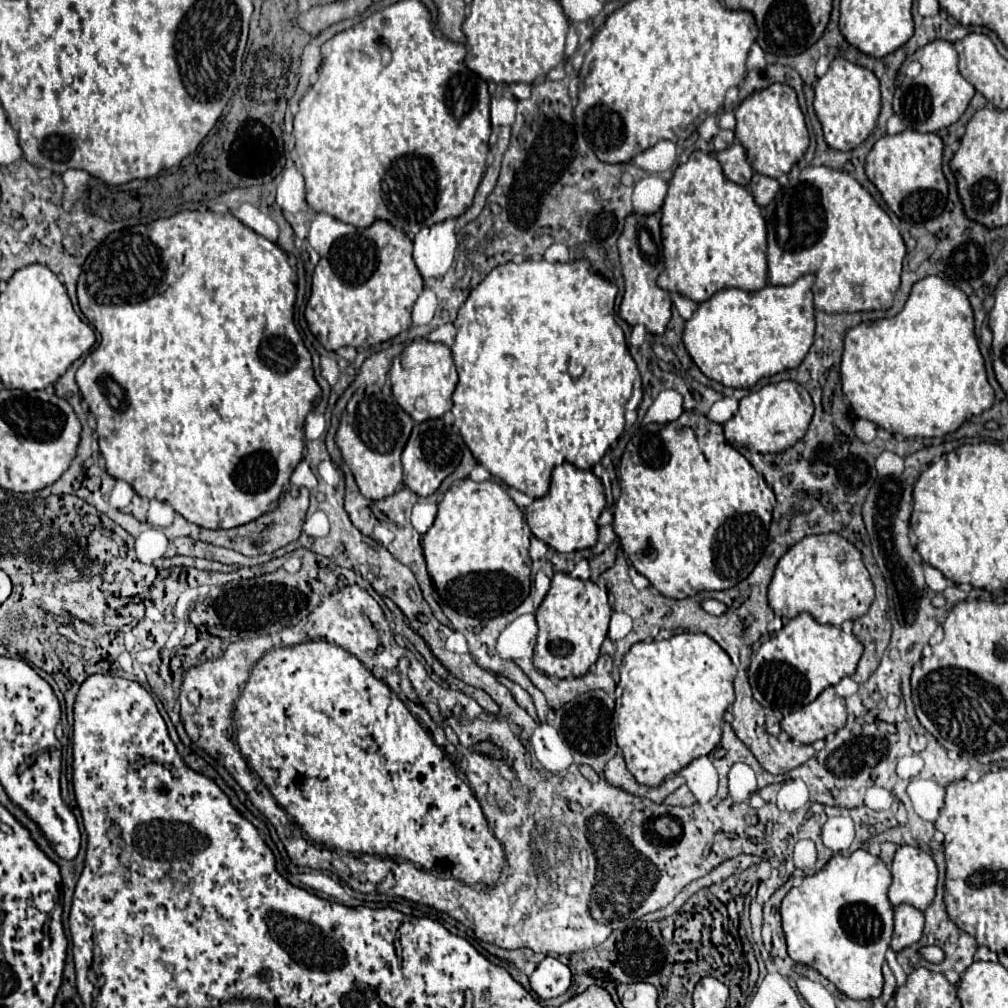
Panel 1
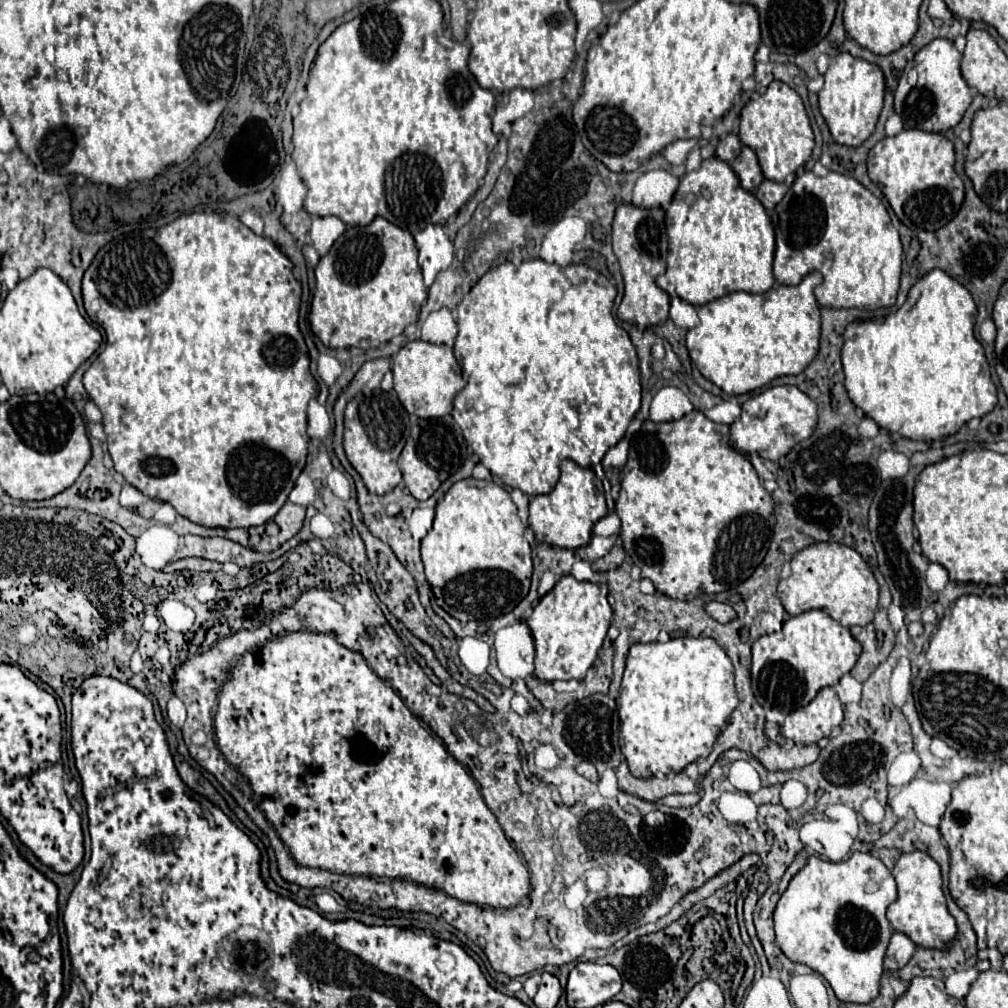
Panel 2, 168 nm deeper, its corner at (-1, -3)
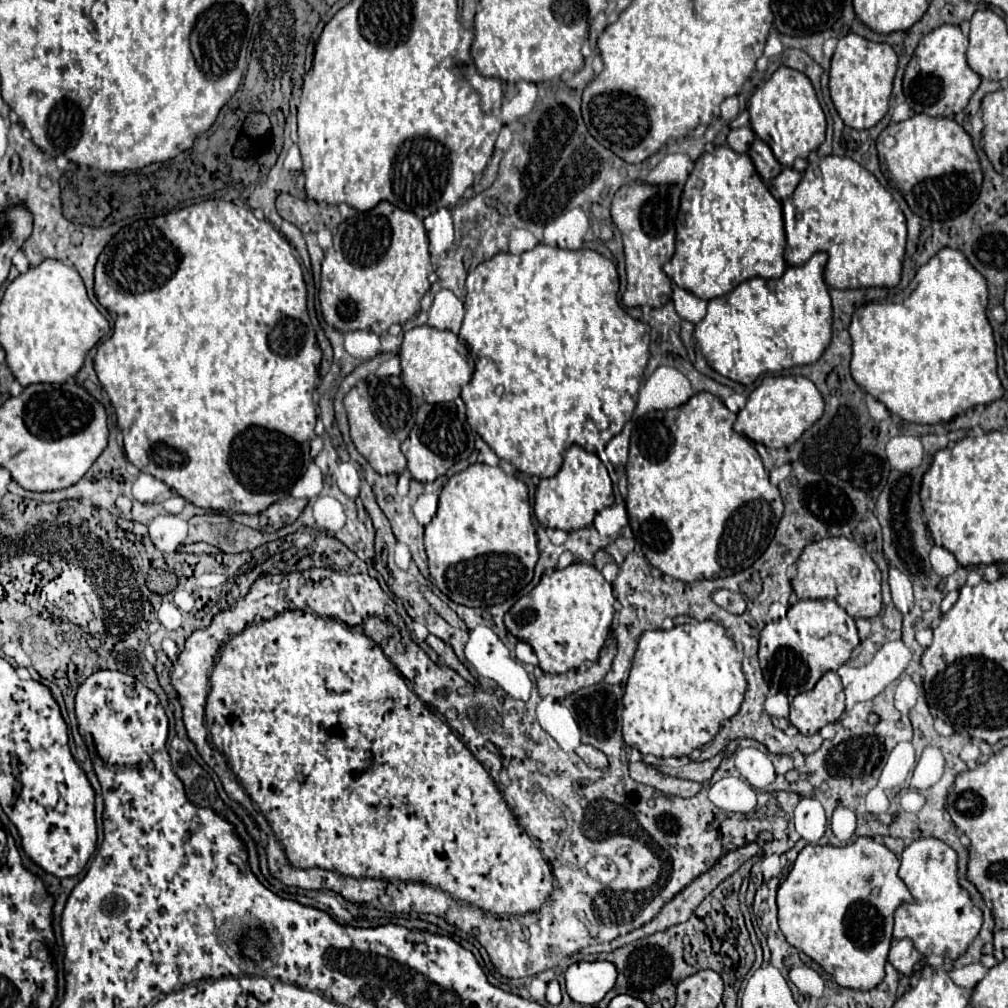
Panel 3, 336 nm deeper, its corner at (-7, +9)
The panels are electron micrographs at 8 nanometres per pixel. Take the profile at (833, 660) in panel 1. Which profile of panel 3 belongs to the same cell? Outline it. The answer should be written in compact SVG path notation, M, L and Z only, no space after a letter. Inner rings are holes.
M807 599L791 605L783 623L785 633L781 631L781 623L773 625L779 627L779 631L775 629L773 635L769 635L771 623L761 631L759 665L767 685L773 691L787 695L789 699L811 691L827 671L837 671L843 663L849 661L853 649L859 645L855 619L851 619L839 603L829 599Z

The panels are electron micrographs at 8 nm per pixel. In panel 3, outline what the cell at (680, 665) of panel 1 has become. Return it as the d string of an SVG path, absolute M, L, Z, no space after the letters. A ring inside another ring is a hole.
M701 621L696 623L687 623L687 625L677 625L671 629L671 631L663 631L663 629L655 629L655 631L645 631L639 639L639 645L637 645L637 651L635 651L635 657L633 657L633 667L631 667L631 673L629 673L629 681L625 685L625 695L622 696L623 709L621 715L622 723L622 735L627 743L627 747L631 749L639 749L643 755L651 753L655 757L689 757L691 751L695 749L701 749L703 745L707 745L715 733L719 731L721 723L729 717L733 717L739 707L741 707L741 701L743 701L743 693L747 689L747 681L745 681L745 675L741 671L741 657L737 655L737 649L735 649L735 643L725 635L725 629L715 623L715 621Z

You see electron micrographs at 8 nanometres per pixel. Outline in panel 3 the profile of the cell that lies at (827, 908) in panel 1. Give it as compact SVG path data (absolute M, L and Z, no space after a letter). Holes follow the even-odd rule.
M859 837L847 847L807 845L777 891L779 927L795 949L819 963L841 987L869 991L877 987L885 975L883 967L893 941L893 913L901 903L909 901L911 893L903 879L899 879L899 859L873 837Z

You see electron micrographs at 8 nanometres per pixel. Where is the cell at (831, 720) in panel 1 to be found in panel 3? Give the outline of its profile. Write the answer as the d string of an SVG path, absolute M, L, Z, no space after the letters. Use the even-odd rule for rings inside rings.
M837 671L825 673L819 683L793 699L789 721L803 733L813 735L821 727L839 721L845 711L843 685Z

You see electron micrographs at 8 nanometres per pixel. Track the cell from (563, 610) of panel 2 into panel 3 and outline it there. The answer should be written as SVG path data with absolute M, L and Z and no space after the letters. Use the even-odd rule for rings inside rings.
M573 563L551 575L543 575L541 583L507 611L505 625L517 639L533 647L545 673L565 673L581 667L585 661L599 659L615 615L613 603L613 589L601 571L587 563Z

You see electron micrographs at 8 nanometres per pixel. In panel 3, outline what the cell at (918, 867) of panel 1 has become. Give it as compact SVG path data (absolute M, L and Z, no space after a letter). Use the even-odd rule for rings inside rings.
M917 839L901 855L899 877L905 881L915 903L903 903L895 911L893 939L911 939L925 957L941 955L957 959L977 937L983 915L957 883L957 853L939 839Z

